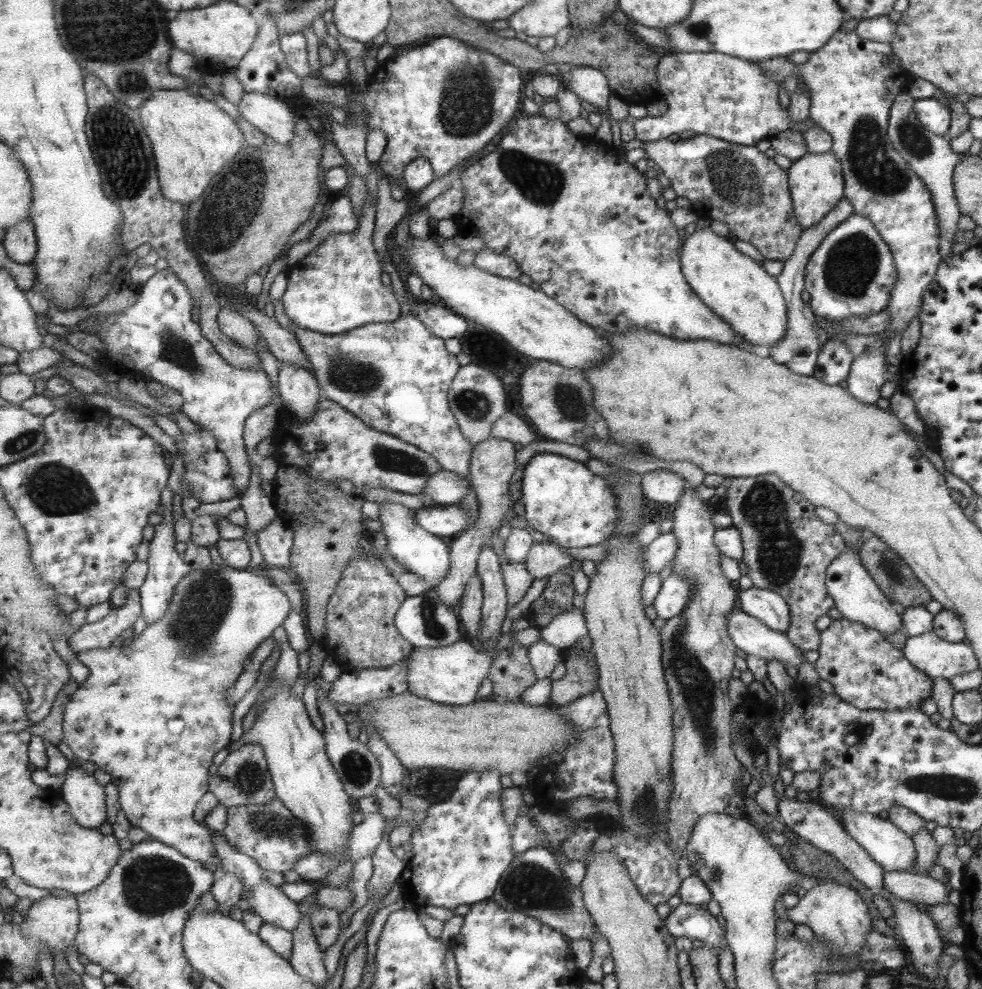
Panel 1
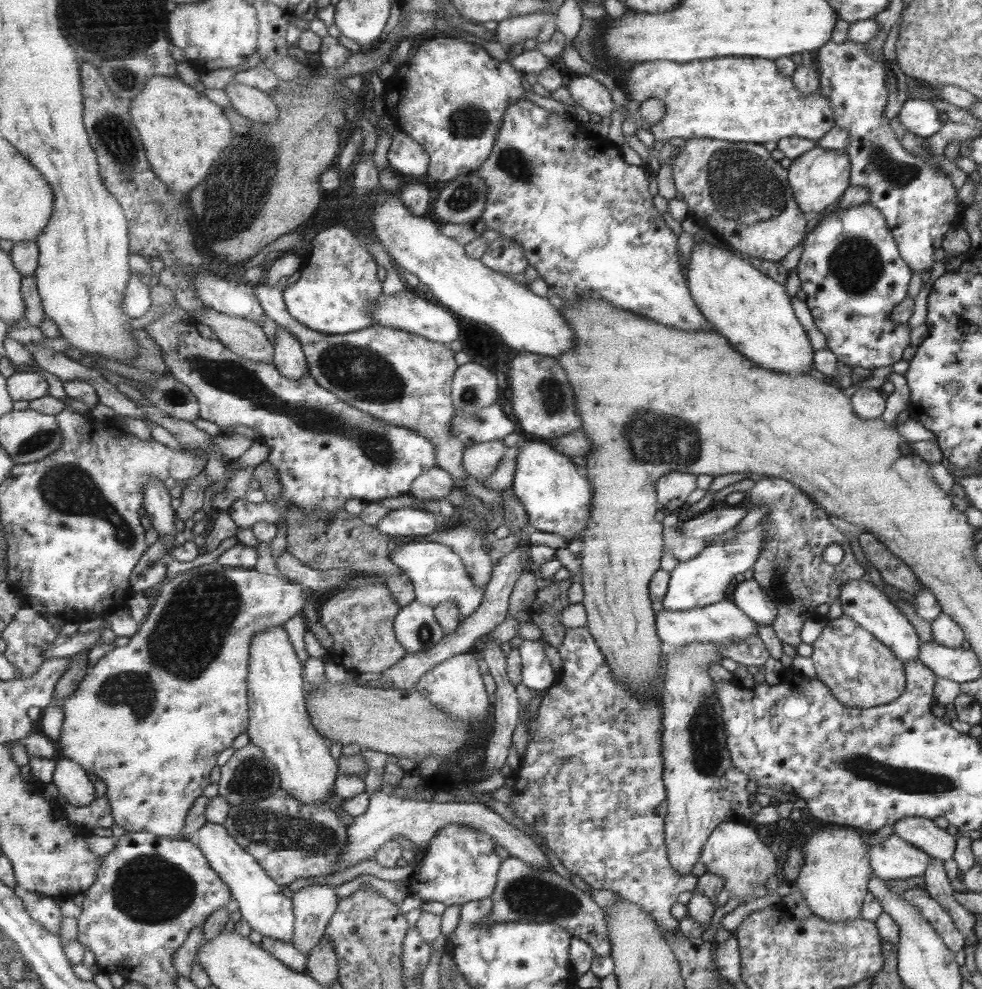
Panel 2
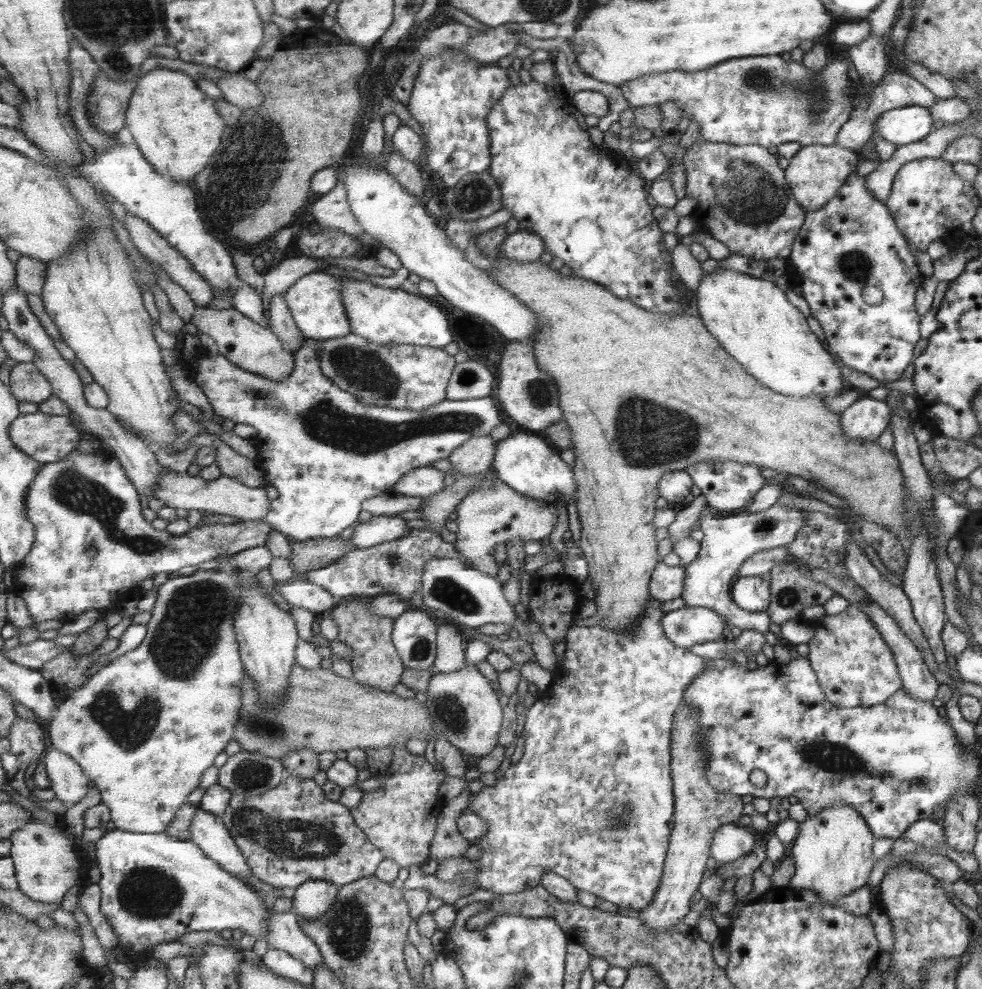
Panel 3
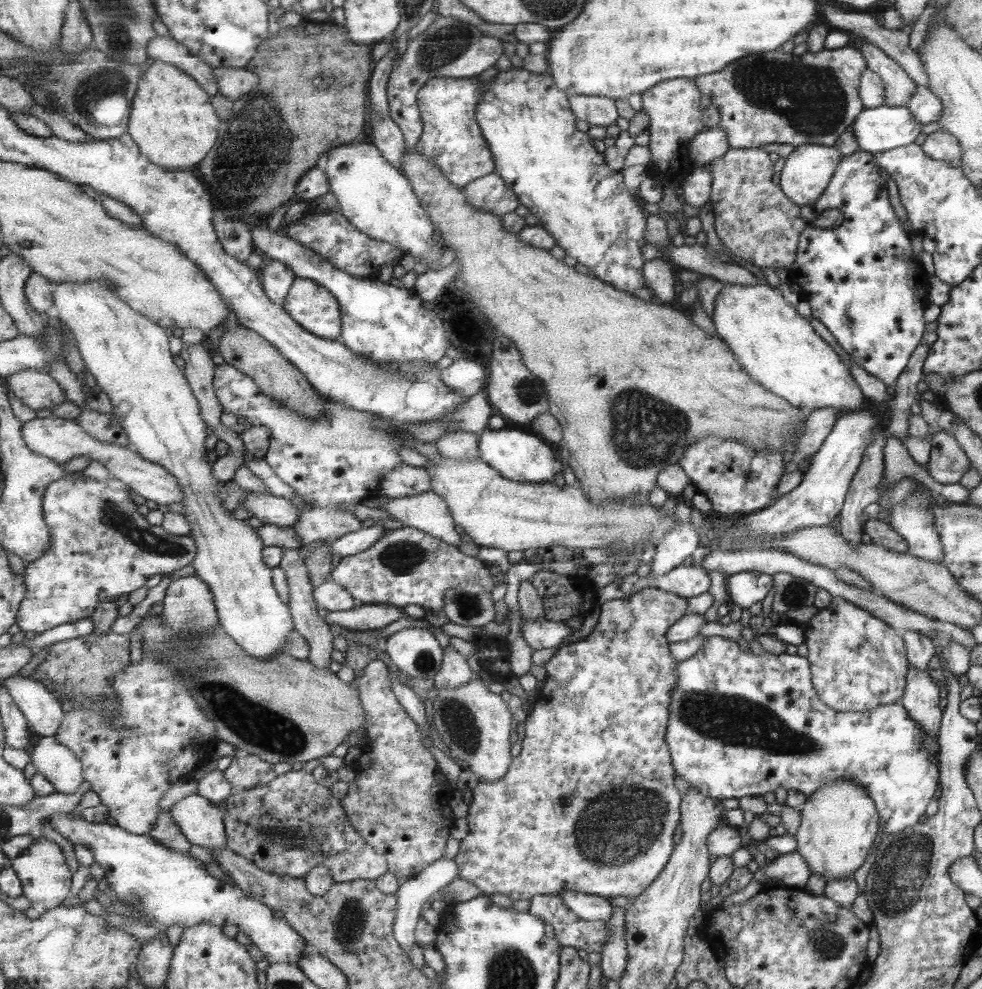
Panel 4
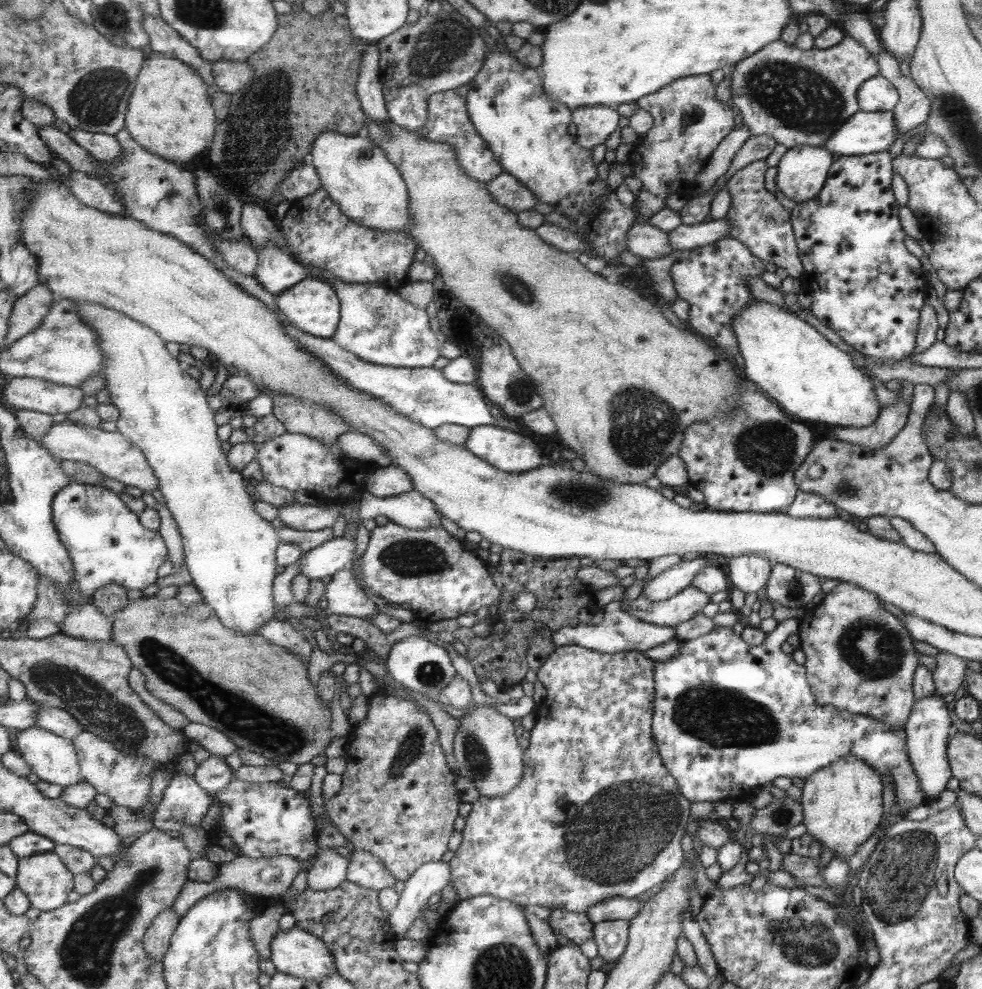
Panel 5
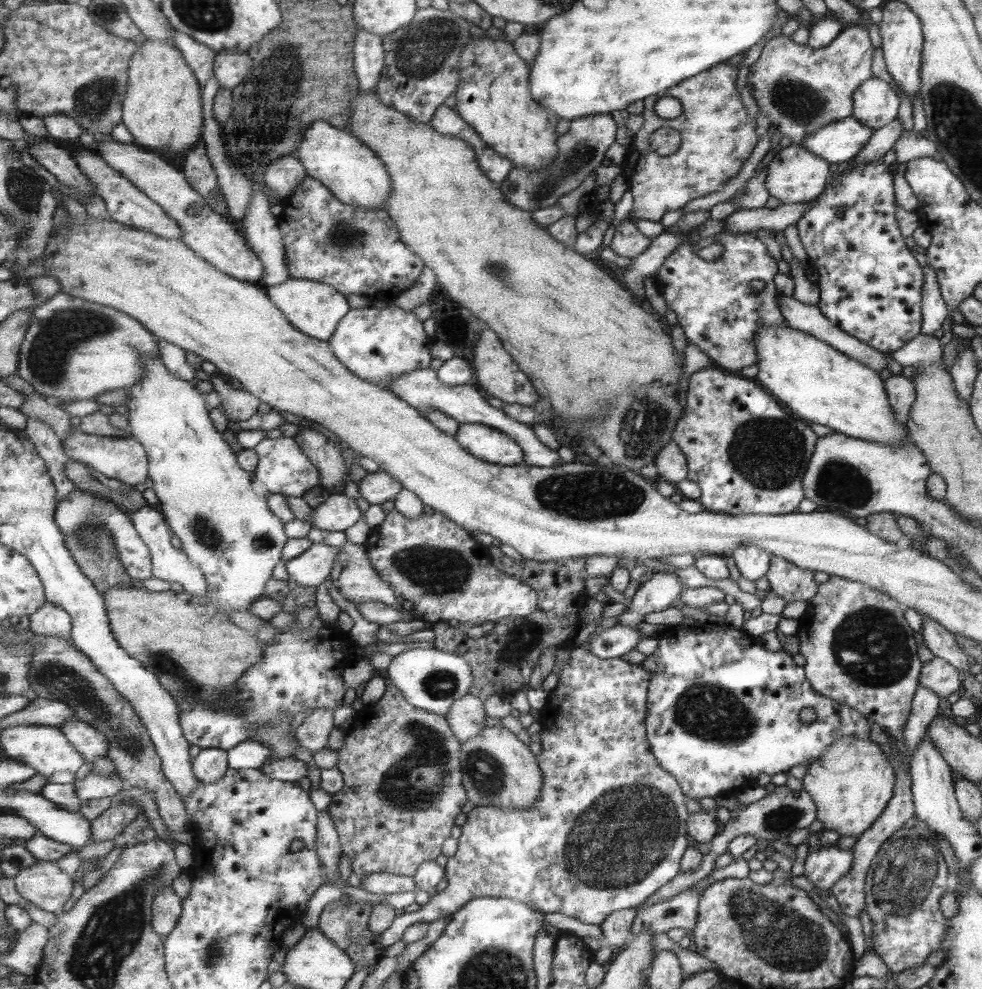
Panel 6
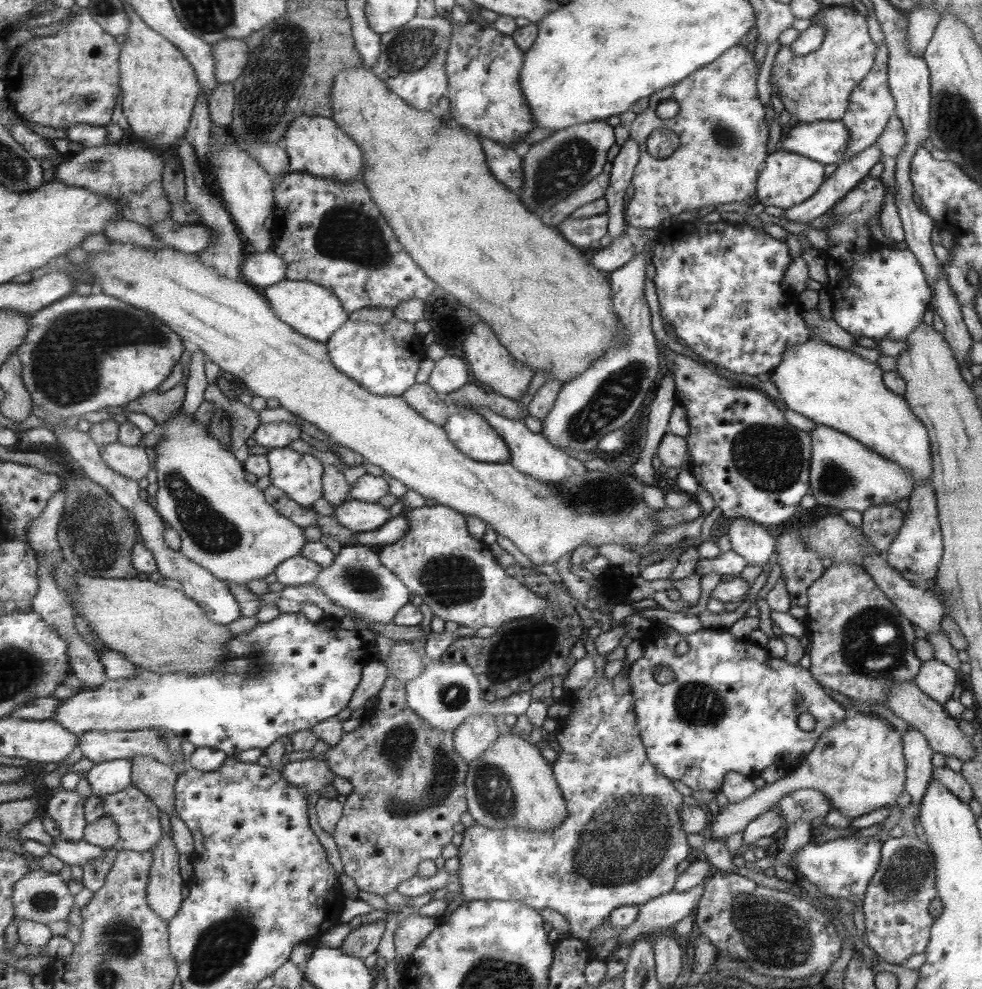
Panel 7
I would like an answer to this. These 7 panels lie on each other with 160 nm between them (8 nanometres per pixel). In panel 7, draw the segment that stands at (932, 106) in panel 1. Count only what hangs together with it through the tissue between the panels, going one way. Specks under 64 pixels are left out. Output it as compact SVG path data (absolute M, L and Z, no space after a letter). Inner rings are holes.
M815 121L796 123L785 135L779 150L799 154L819 162L826 168L843 161L848 148L848 129L844 122Z

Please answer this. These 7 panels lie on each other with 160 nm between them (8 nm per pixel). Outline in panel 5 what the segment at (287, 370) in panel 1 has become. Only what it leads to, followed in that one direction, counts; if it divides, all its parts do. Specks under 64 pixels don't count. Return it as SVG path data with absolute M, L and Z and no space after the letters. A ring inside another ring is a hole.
M266 246L259 250L260 263L255 276L261 285L277 296L299 284L308 277L308 271L303 264L285 248Z

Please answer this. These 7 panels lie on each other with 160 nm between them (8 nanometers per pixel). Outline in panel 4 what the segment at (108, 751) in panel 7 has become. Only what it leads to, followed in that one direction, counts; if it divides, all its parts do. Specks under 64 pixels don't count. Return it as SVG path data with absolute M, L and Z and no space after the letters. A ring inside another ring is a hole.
M25 676L7 678L3 684L25 714L31 730L37 736L55 737L59 733L66 713L63 712L61 702L53 696L50 688L41 684L39 680Z

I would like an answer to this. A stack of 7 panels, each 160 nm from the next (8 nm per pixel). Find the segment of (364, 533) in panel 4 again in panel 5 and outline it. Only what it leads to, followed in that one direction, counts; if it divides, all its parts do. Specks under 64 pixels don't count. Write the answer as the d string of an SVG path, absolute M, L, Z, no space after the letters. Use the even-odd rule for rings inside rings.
M335 537L333 540L317 546L305 553L301 559L300 574L313 579L334 576L336 572L348 568L356 556L358 542L356 539Z

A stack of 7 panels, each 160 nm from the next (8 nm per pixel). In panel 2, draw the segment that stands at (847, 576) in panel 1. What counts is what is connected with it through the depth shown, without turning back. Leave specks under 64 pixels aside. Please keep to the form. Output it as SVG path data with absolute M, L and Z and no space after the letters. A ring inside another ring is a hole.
M867 579L845 581L840 586L840 593L836 598L839 600L841 612L855 620L865 631L879 639L889 651L900 660L900 663L913 662L920 656L919 638L911 624L905 619L905 615L891 604L885 594L874 587Z

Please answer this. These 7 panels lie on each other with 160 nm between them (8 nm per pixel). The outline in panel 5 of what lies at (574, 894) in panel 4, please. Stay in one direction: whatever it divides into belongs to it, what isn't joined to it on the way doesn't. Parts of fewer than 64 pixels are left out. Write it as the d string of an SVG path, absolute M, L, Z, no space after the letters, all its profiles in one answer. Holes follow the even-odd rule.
M609 897L595 905L588 906L585 917L593 924L602 921L625 920L629 921L635 914L639 914L642 902L635 898Z

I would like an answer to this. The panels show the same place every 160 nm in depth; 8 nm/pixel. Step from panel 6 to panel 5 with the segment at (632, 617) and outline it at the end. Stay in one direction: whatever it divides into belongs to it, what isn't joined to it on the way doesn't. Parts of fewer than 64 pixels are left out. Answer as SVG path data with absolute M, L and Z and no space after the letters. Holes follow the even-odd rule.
M699 556L687 561L680 559L671 568L643 582L641 595L645 595L650 601L665 600L673 593L687 587L694 579L695 574L710 564L711 560Z

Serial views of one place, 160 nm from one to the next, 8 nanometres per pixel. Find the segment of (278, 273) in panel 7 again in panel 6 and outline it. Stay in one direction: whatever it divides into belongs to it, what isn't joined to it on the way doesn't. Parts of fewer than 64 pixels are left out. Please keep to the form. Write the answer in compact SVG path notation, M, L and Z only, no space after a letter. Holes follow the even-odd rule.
M111 136L101 141L95 152L123 177L131 180L151 200L162 206L165 213L181 227L182 239L187 246L196 251L201 258L213 263L219 270L232 275L233 278L261 284L264 273L263 261L249 246L248 240L239 236L239 232L229 224L231 221L215 212L205 198L189 185L182 171L167 164L160 155L148 152L138 144L120 143Z

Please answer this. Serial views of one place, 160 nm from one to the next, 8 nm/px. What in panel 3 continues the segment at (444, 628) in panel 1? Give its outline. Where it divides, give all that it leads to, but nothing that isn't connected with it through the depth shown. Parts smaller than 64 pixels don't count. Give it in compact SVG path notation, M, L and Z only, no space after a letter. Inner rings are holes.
M417 608L394 618L392 643L405 669L430 671L436 659L437 623L427 611Z

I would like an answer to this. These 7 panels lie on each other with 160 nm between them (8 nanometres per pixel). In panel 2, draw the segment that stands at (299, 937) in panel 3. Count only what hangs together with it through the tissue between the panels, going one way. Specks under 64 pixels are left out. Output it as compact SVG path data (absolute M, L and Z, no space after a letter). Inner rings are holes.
M208 822L201 830L191 833L190 836L189 840L204 851L205 858L208 858L213 870L228 883L229 890L232 890L232 898L238 902L242 919L250 923L252 930L265 937L293 943L296 934L294 900L283 894L283 886L268 874L255 856L249 854L249 851L228 833L228 827Z

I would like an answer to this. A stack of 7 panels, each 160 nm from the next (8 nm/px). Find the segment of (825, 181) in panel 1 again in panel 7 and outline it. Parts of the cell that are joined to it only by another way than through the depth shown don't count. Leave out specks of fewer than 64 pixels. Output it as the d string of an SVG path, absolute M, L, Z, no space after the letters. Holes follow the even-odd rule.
M776 150L765 158L765 166L757 176L756 197L757 203L765 206L777 206L777 208L791 209L807 201L820 189L824 183L824 175L827 168L819 162L805 158L799 154L791 154L787 150Z

